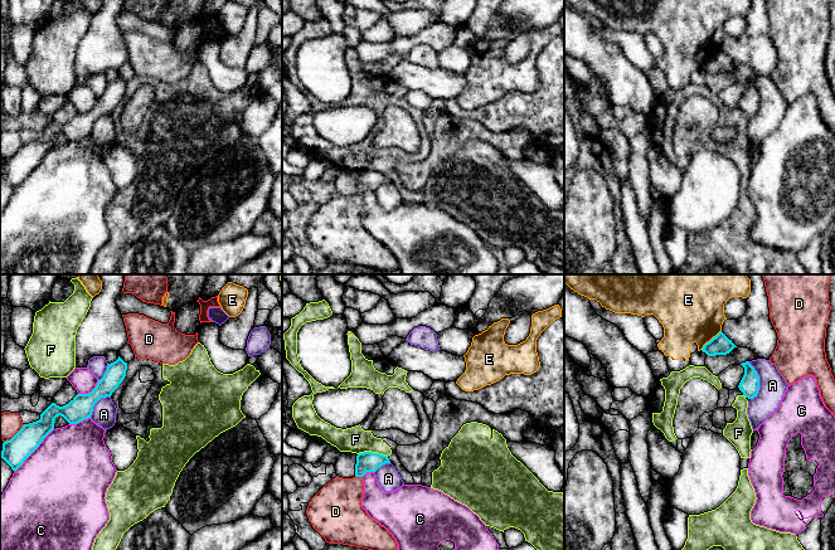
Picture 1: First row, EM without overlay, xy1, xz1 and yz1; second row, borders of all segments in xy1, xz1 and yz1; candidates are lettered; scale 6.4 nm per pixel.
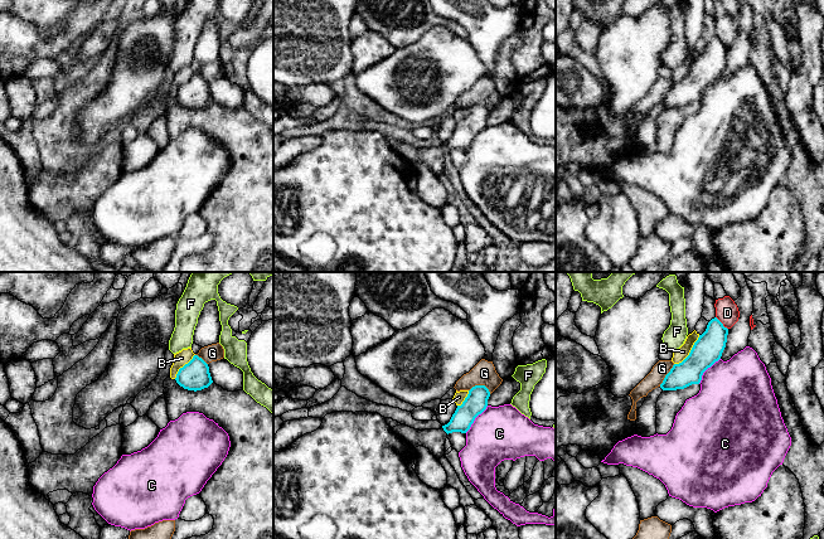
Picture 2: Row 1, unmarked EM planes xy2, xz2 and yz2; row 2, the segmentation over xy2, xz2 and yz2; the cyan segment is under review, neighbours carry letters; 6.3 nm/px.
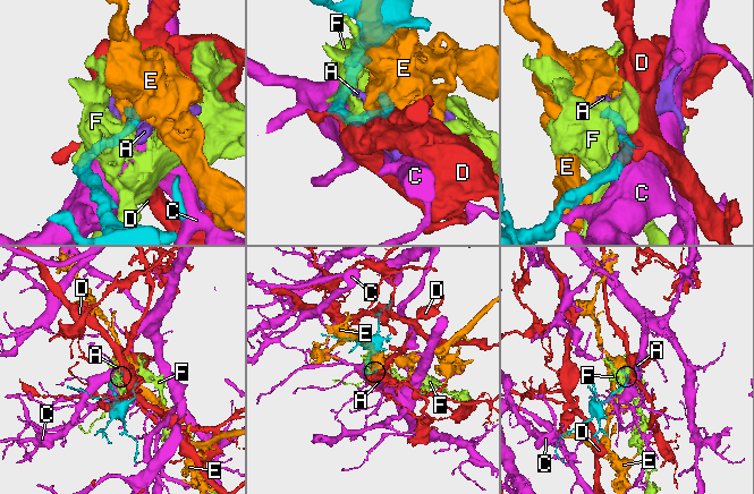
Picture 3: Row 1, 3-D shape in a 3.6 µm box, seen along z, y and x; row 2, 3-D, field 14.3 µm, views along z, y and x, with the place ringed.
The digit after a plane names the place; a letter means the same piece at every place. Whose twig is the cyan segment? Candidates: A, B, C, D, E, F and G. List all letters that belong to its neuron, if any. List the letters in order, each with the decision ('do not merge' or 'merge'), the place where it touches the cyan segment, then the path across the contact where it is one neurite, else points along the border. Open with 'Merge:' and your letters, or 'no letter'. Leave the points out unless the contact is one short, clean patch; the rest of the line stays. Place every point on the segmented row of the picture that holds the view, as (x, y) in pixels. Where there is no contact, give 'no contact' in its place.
Merge: no letter
A: do not merge; contact yz1 (758, 380); border yz1 (747, 361), (758, 376), (758, 393), (752, 399)
B: do not merge; contact yz2 (691, 351); border yz2 (699, 335), (691, 351), (674, 364)
C: do not merge; contact xy1 (35, 448)
D: do not merge; contact yz2 (721, 323)
E: do not merge; contact yz1 (712, 339); border yz1 (721, 330), (700, 349)
F: do not merge; contact xz1 (373, 453); border xz1 (358, 453), (378, 452), (387, 457)
G: do not merge; contact xz2 (480, 385)

